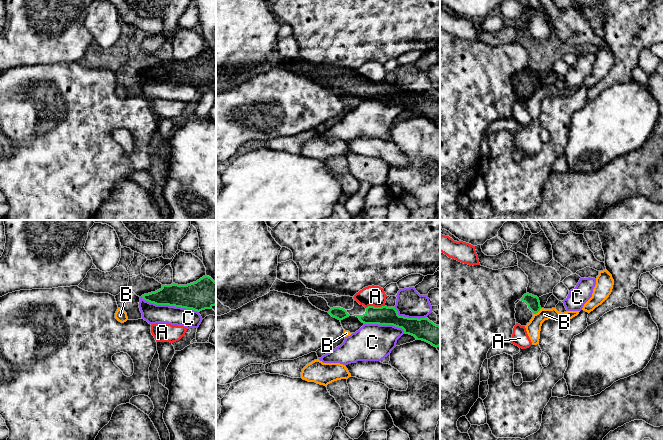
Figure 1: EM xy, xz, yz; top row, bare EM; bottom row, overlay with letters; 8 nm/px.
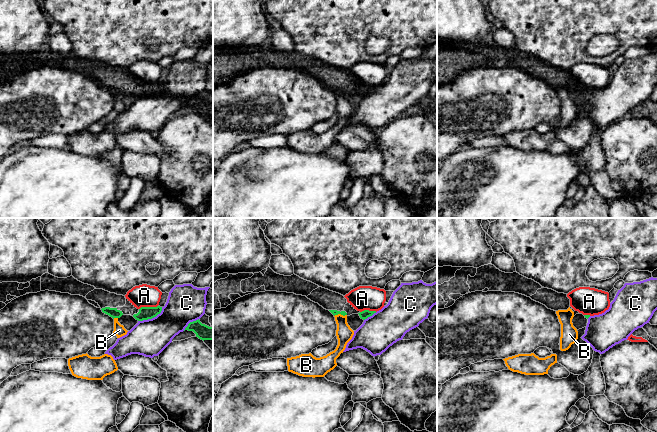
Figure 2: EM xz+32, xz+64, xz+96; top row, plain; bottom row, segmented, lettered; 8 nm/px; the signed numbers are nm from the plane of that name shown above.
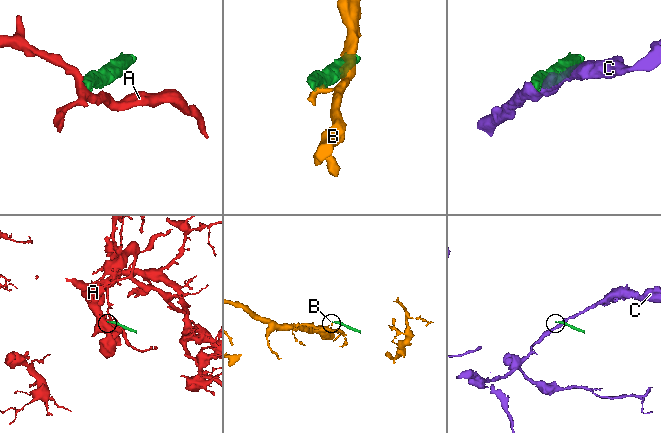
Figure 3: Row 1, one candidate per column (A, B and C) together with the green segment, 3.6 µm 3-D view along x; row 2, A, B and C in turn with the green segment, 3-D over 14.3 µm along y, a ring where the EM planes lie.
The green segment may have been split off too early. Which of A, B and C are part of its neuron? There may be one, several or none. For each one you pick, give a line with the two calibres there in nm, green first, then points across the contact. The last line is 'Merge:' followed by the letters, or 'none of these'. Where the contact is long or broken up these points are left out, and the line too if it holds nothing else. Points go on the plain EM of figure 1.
Merge: none of these

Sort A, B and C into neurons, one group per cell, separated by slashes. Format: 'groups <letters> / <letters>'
groups A / B / C

